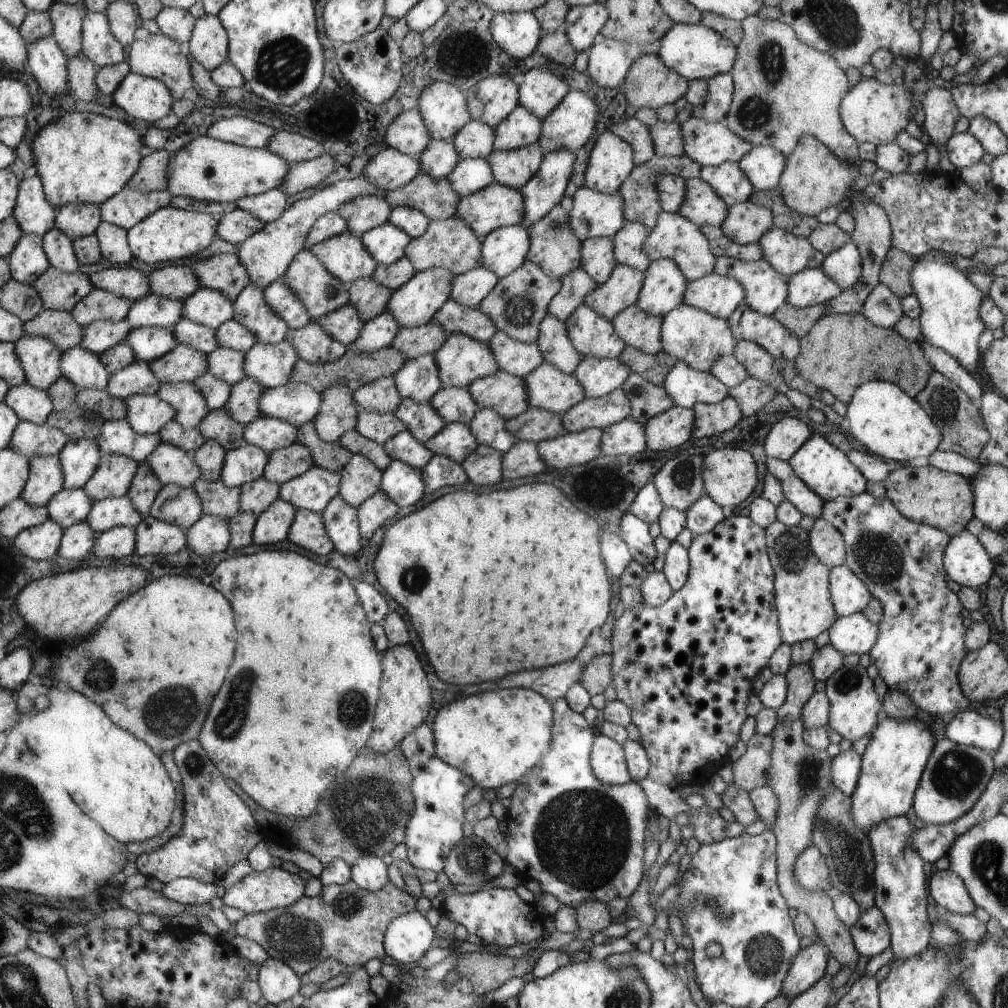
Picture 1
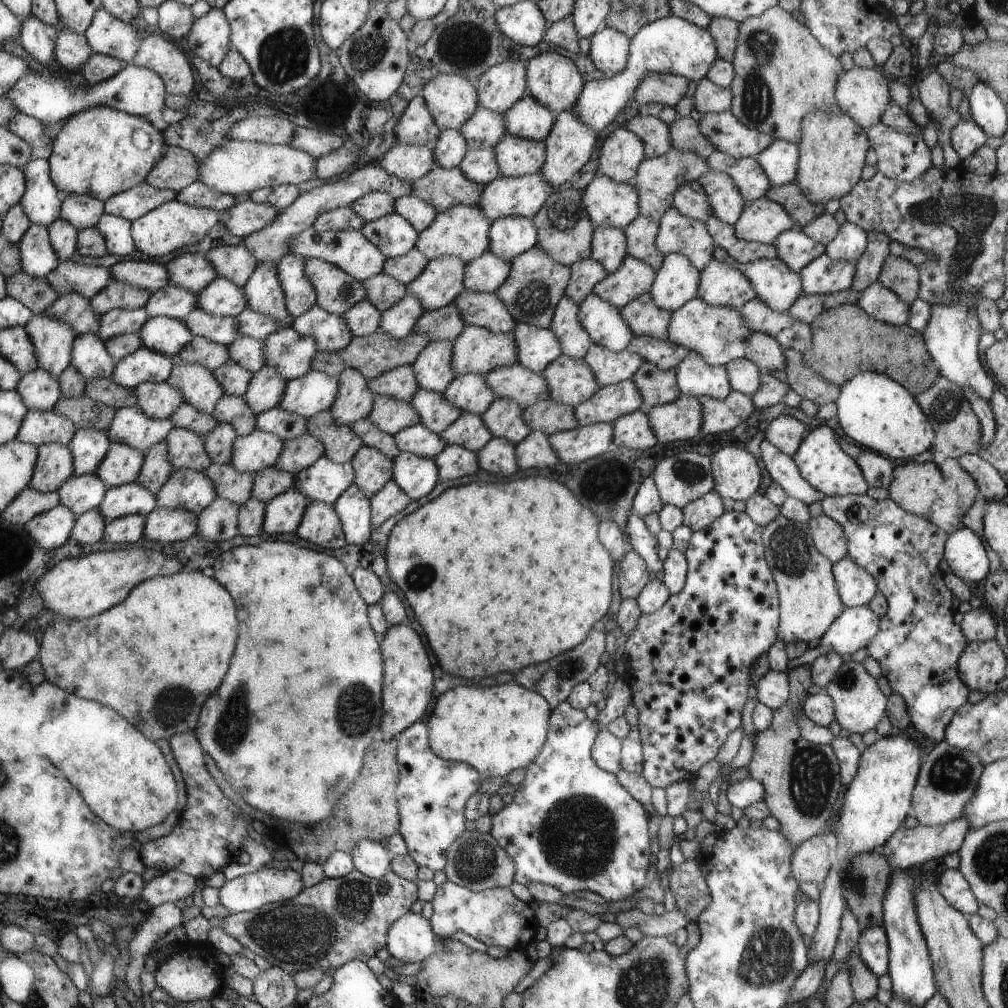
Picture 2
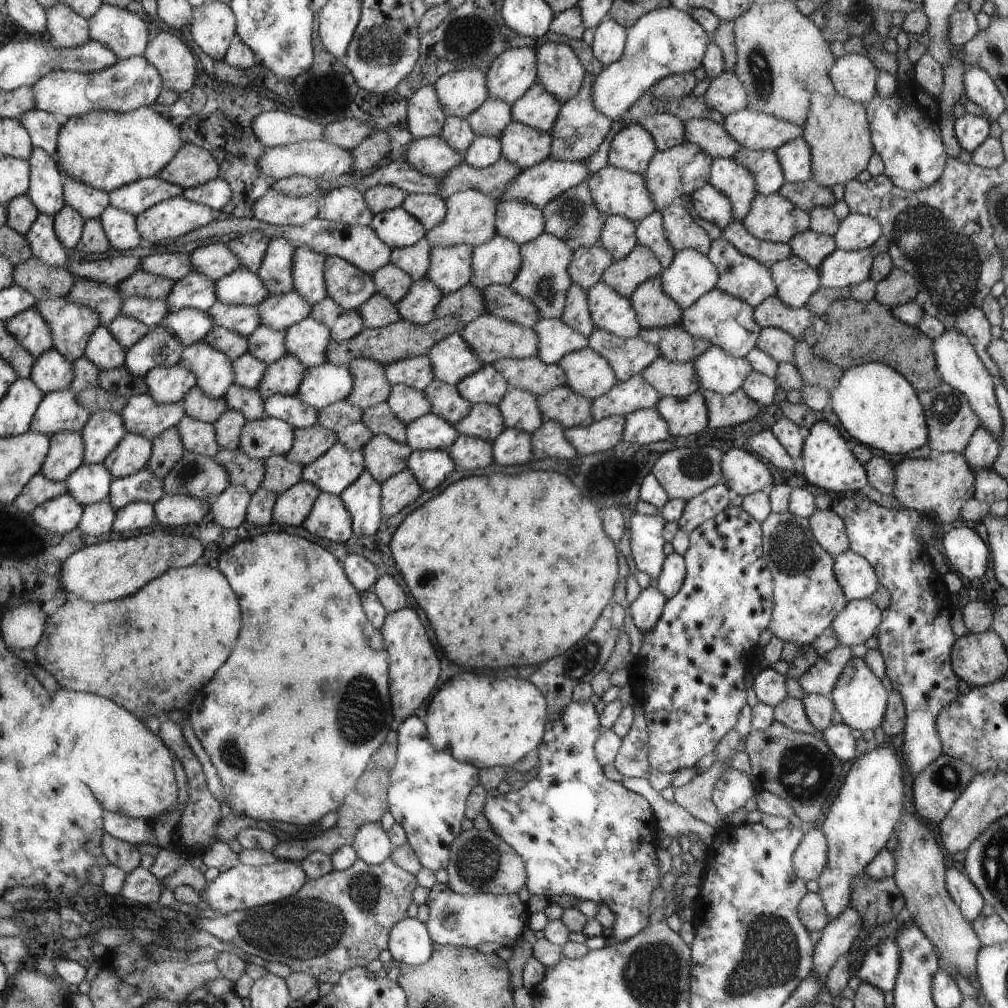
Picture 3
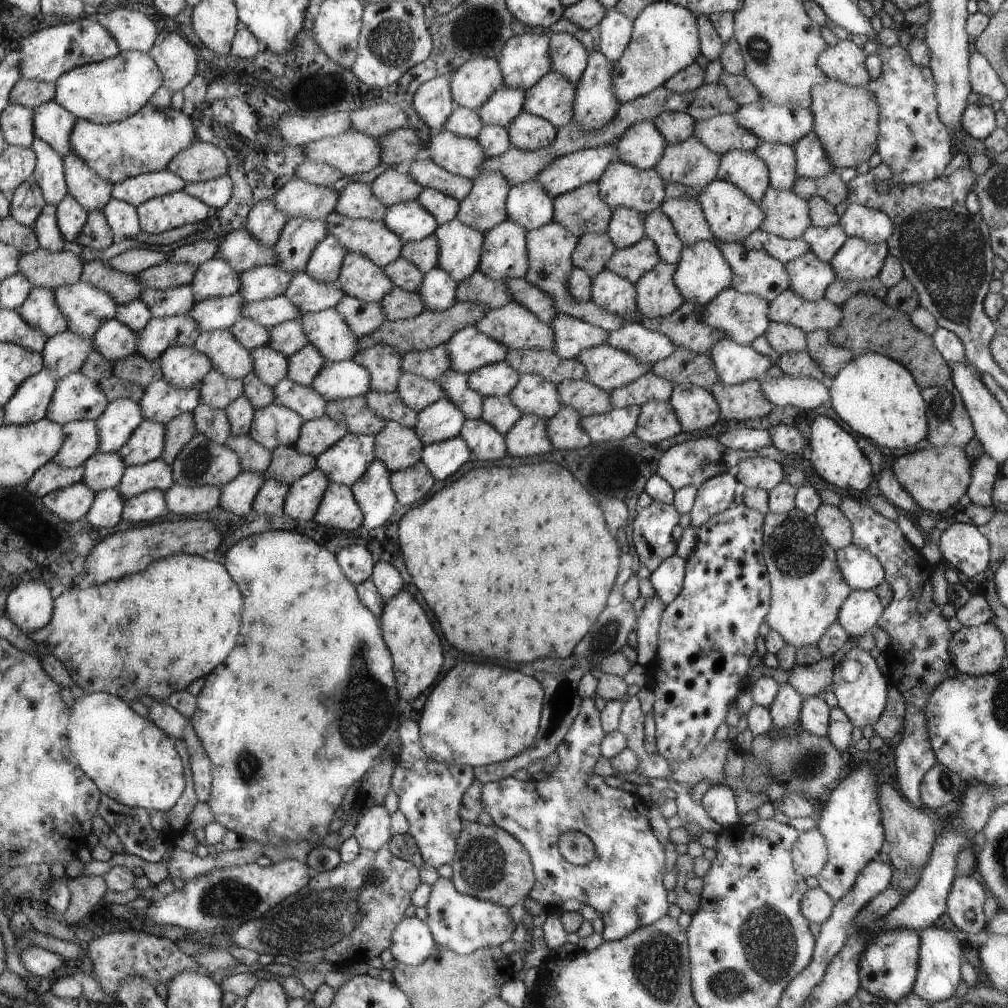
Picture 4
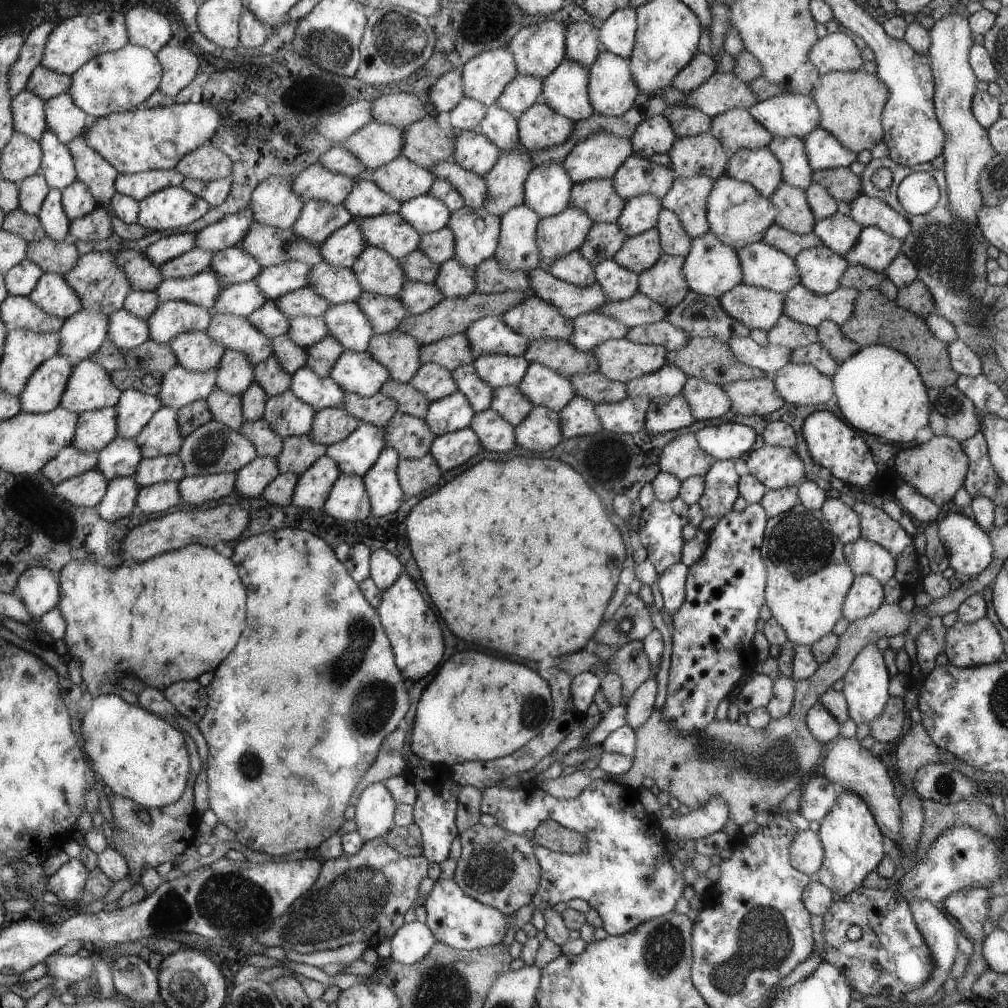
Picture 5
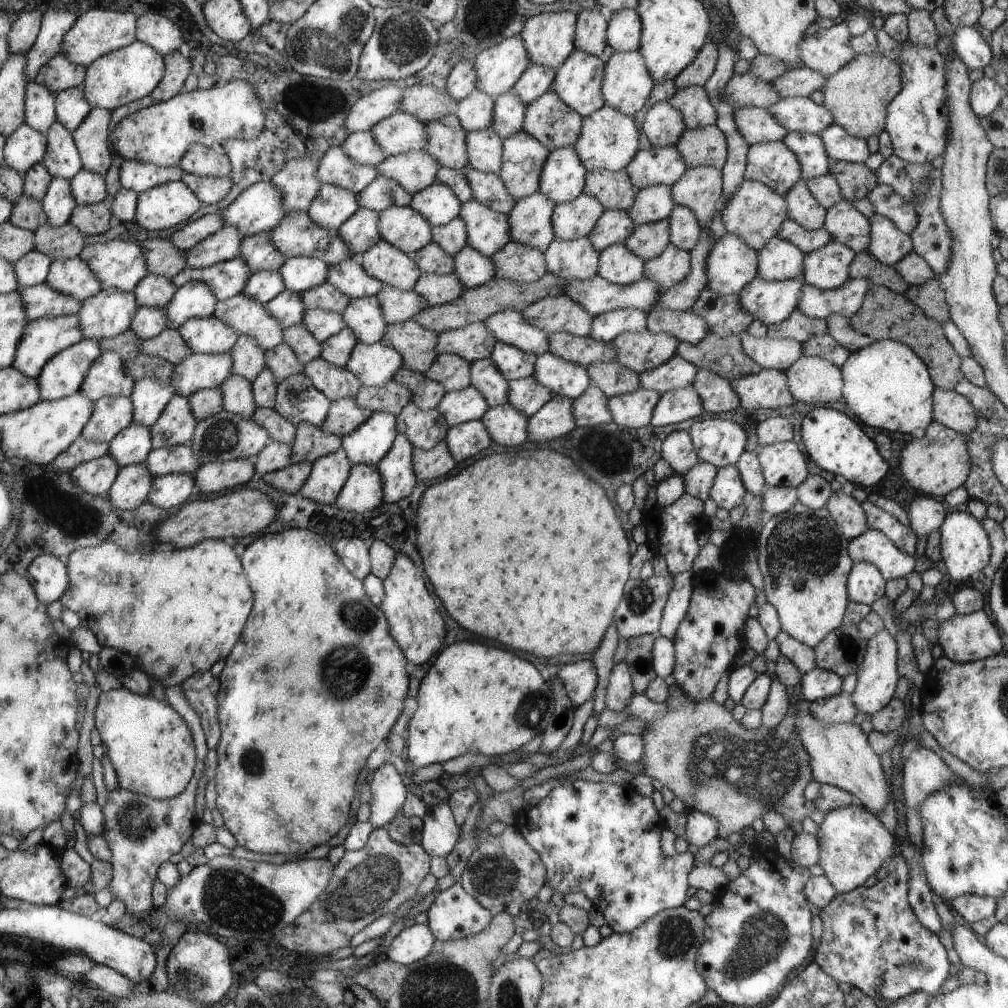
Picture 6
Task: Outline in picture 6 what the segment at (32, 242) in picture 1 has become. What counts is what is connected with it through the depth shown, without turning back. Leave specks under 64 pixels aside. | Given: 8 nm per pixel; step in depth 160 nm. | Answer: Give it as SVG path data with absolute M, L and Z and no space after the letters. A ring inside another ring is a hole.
M52 178L46 195L42 198L43 208L47 212L47 223L52 227L63 226L77 206L72 196L72 184L64 178Z

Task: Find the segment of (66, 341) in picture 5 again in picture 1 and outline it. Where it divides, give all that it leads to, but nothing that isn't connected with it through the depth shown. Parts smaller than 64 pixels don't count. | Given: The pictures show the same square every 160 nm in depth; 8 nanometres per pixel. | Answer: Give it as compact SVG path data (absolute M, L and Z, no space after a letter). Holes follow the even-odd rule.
M28 383L10 388L3 402L15 410L20 421L37 425L46 423L54 410L53 400L48 392Z

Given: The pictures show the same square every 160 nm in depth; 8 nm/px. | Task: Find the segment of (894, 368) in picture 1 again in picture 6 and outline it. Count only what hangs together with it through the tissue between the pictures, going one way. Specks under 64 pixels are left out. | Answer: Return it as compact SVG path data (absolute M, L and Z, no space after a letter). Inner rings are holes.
M872 285L862 302L862 307L849 320L850 326L856 332L874 341L891 339L906 344L924 361L935 388L954 391L956 384L965 379L959 369L961 356L944 336L941 323L927 317L905 294L896 294L884 286Z

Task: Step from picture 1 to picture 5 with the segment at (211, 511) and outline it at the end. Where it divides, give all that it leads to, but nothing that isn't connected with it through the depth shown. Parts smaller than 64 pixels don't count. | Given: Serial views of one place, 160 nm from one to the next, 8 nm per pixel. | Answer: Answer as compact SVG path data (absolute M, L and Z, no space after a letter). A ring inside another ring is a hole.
M262 419L253 423L244 422L238 432L254 442L258 455L261 457L275 459L283 450L284 438L276 434Z

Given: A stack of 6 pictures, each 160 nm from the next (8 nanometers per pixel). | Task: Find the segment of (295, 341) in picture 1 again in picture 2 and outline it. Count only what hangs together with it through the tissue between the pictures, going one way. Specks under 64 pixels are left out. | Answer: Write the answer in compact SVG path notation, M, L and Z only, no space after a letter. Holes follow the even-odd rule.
M315 305L308 312L293 319L291 327L302 336L314 337L318 342L318 353L338 352L346 348L353 338L347 322L320 305Z

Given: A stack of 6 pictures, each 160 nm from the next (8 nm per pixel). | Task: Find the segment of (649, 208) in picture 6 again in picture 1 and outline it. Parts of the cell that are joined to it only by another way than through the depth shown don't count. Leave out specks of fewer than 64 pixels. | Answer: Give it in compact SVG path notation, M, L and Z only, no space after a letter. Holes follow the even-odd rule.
M594 237L583 241L580 260L580 267L596 280L596 284L604 284L618 263L614 258L613 237Z

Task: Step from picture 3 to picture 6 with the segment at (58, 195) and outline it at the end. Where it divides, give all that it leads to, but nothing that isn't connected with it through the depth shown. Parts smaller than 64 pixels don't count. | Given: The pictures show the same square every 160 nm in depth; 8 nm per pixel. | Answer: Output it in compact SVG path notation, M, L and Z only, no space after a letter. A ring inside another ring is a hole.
M56 121L46 134L47 152L41 164L46 166L52 178L75 178L83 171L84 164L74 134L62 121Z

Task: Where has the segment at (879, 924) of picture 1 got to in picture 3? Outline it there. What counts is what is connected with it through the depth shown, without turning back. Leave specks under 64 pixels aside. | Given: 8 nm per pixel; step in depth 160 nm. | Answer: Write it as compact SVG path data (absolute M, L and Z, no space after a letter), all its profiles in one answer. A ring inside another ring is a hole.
M886 937L863 954L857 977L881 991L890 992L895 987L899 964L899 948L894 938Z

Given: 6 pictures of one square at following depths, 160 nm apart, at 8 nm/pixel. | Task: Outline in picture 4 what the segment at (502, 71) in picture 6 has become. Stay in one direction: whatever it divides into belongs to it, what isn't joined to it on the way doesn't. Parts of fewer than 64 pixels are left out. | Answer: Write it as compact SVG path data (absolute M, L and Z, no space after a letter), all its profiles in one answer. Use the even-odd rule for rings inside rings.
M476 57L455 69L449 81L457 106L477 111L503 85L503 73L495 57Z

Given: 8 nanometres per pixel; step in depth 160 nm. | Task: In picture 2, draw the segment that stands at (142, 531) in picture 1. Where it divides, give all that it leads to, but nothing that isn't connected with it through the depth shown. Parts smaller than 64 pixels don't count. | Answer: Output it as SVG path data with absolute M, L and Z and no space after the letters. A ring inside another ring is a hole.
M156 508L146 516L144 540L174 544L197 532L197 516L187 509Z

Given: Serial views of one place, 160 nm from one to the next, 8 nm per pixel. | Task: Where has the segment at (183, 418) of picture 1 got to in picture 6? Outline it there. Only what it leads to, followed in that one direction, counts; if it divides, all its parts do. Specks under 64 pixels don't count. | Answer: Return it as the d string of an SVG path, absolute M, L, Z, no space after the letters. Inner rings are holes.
M244 292L219 301L215 316L230 328L238 330L239 336L256 336L256 342L260 342L264 351L283 343L283 322L274 316L266 304L252 300L252 296Z

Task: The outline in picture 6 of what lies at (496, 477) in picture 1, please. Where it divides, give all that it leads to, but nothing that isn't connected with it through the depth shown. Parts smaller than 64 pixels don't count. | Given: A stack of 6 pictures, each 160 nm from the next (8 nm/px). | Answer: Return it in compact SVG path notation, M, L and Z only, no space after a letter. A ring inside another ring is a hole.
M555 395L529 418L528 441L540 444L562 438L567 436L568 432L575 431L575 400Z

